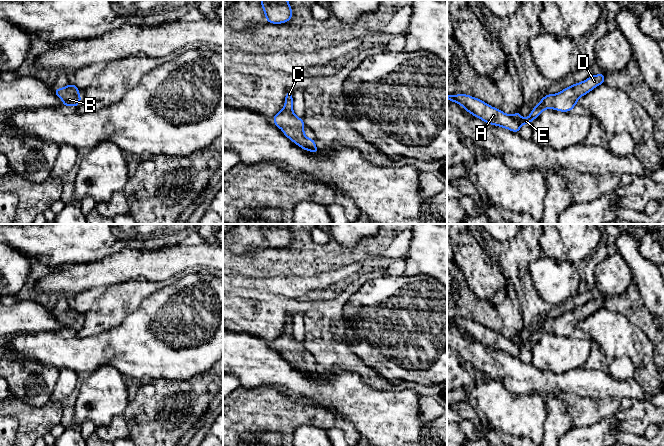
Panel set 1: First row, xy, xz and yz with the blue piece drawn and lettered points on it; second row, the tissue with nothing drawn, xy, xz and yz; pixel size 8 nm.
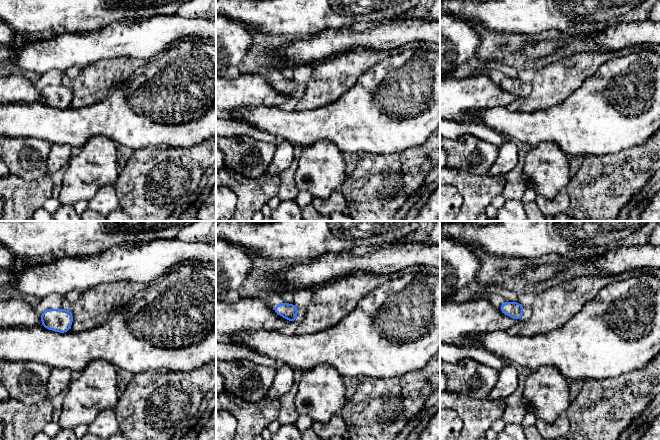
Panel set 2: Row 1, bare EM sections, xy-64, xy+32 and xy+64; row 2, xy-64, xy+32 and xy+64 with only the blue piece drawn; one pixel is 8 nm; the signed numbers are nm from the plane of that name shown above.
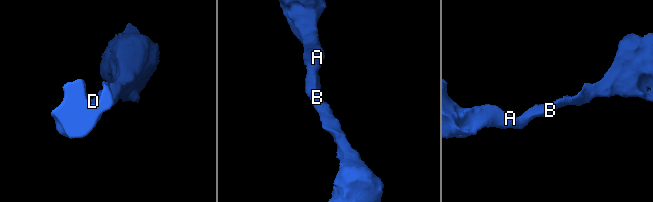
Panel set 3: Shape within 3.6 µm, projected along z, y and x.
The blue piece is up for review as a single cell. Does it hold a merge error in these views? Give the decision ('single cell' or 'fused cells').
single cell

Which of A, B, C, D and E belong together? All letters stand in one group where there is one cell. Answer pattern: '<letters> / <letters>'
A B C D E

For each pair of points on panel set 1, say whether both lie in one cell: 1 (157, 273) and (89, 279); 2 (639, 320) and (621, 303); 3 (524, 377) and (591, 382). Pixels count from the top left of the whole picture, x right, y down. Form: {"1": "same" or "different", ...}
{"1": "same", "2": "same", "3": "same"}

